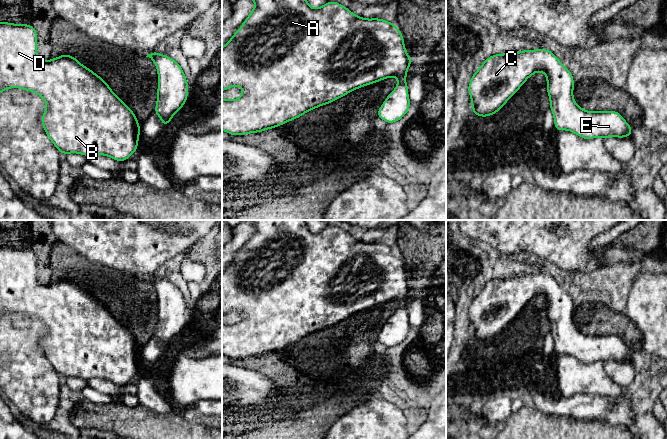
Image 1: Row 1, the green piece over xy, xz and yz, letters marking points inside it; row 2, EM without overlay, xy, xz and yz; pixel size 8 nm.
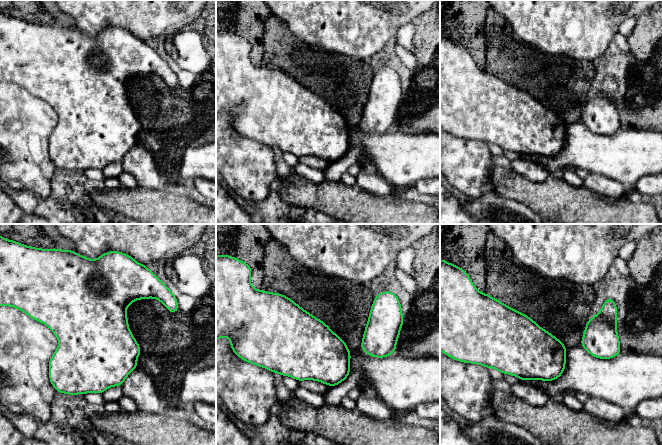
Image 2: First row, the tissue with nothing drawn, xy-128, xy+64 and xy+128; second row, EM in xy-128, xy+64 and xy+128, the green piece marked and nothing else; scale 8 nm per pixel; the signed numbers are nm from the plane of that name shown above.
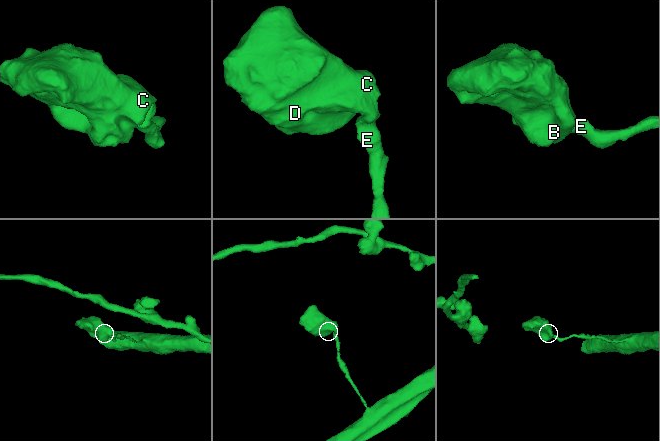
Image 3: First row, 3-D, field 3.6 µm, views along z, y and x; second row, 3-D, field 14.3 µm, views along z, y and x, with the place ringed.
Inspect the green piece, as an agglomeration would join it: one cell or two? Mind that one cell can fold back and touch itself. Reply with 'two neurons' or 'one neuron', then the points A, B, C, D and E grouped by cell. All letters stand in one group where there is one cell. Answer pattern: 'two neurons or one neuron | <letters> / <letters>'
one neuron | A B C D E

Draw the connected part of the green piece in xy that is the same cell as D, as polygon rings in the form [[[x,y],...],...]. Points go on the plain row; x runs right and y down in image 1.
[[[0,247],[0,317],[8,312],[21,312],[40,319],[46,325],[42,350],[54,370],[64,379],[100,378],[122,386],[137,374],[140,349],[134,336],[109,312],[108,307],[76,282],[64,278],[42,285],[37,280],[37,255],[27,248]]]

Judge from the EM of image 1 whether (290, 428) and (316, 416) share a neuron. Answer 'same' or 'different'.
same

